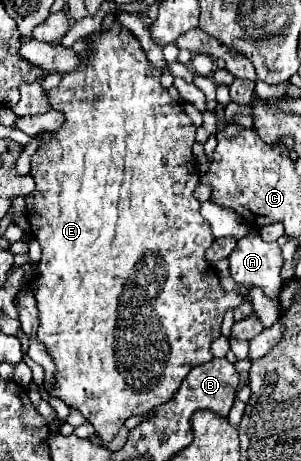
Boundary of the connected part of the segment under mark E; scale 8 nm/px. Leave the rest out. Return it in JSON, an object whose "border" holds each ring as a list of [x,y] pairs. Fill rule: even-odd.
{"border":[[[118,20],[110,24],[110,28],[100,28],[86,36],[90,40],[88,46],[88,64],[82,66],[82,70],[74,70],[64,74],[62,82],[48,90],[48,104],[52,110],[58,110],[64,114],[66,122],[62,128],[54,132],[54,136],[46,144],[46,158],[42,158],[42,148],[36,150],[32,156],[32,178],[36,182],[34,192],[26,196],[26,216],[30,222],[32,236],[42,246],[42,260],[38,266],[36,278],[30,282],[30,290],[34,292],[36,306],[38,306],[38,342],[42,342],[52,354],[52,360],[56,364],[54,374],[54,390],[50,392],[52,398],[60,398],[70,408],[78,410],[86,422],[90,422],[96,430],[96,436],[100,436],[106,444],[112,442],[112,438],[118,434],[118,430],[124,426],[124,422],[130,416],[146,414],[152,408],[168,402],[172,394],[180,388],[182,380],[188,376],[192,366],[198,366],[202,362],[212,360],[210,344],[220,336],[220,324],[224,318],[224,312],[230,306],[236,306],[236,294],[224,292],[220,286],[218,276],[210,270],[210,266],[204,260],[206,248],[214,242],[214,236],[210,232],[210,224],[200,216],[200,202],[194,198],[194,188],[200,180],[196,162],[192,156],[192,144],[196,128],[192,126],[186,112],[182,112],[178,100],[174,100],[166,88],[160,84],[162,70],[156,68],[144,54],[138,38],[122,26]]]}

